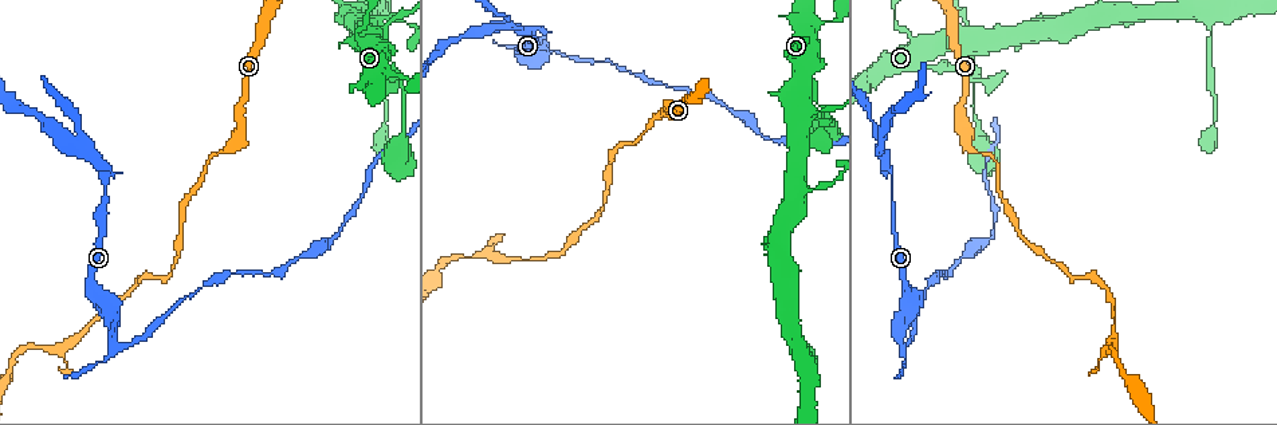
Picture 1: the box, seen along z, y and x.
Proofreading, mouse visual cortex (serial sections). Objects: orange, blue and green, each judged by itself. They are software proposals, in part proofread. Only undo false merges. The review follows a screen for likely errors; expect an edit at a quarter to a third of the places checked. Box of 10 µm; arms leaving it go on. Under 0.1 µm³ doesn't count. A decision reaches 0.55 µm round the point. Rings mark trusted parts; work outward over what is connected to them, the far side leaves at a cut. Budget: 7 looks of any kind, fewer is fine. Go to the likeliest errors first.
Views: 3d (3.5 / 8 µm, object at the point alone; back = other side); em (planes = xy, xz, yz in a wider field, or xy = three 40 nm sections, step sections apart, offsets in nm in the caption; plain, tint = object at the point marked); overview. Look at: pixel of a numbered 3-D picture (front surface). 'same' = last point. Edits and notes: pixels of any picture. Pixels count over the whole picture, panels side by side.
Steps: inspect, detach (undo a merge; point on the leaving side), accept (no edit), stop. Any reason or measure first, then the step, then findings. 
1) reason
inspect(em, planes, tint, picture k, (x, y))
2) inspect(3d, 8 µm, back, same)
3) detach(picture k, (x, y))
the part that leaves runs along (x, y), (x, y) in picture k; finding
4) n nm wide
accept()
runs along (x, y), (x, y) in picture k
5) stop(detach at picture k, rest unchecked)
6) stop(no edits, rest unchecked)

sudden change in width
inspect(3d, 8 µm, picture 1, (113, 335))

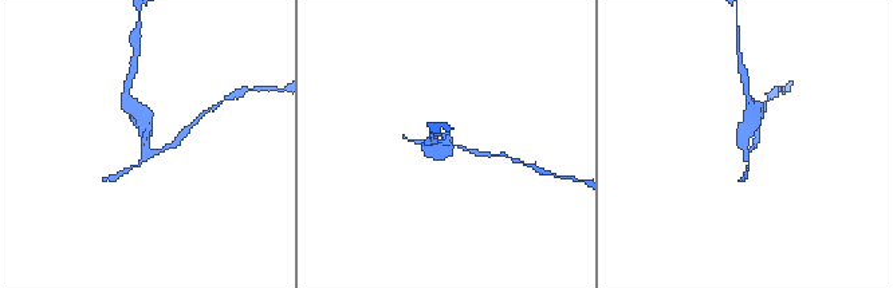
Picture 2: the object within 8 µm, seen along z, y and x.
inspect(em, planes, tint, same)

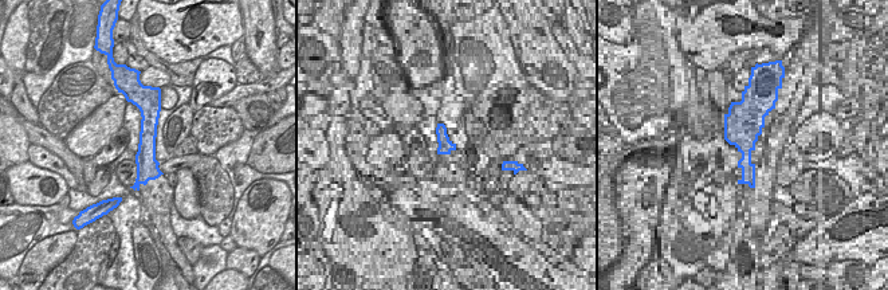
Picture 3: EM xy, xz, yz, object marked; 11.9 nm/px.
260 nm wide
detach(picture 2, (113, 177))
the part that leaves runs along (150, 150), (168, 148), (197, 121) in picture 2; two cells meet here

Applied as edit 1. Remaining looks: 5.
see it whole again
inspect(overview)

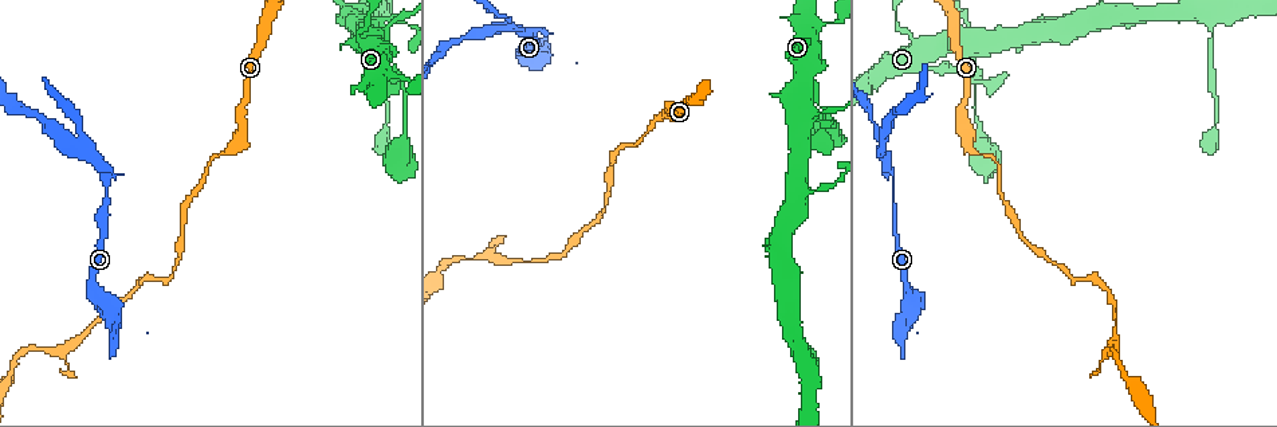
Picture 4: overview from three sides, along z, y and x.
thin neck
inspect(3d, 8 µm, picture 4, (38, 348))

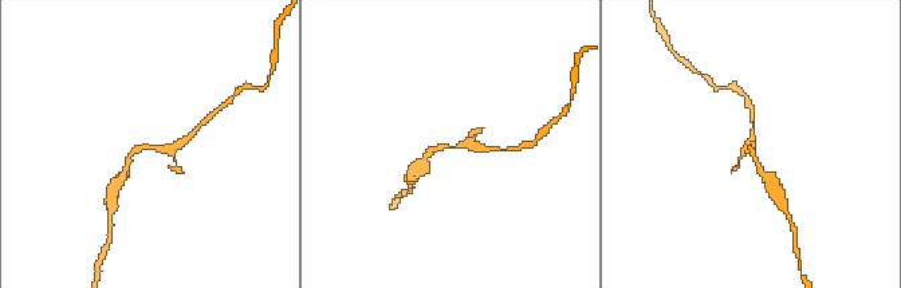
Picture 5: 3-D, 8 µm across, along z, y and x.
now the EM
inspect(em, xy, step 5, tint, same)

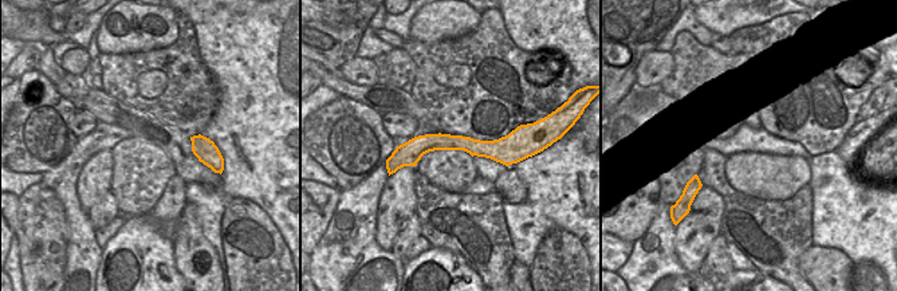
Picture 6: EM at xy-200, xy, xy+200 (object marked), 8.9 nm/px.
accept()
runs along (508, 152), (427, 142), (394, 157) in picture 6; one cell here

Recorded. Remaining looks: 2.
calibre changes
inspect(3d, 8 µm, picture 4, (535, 38))

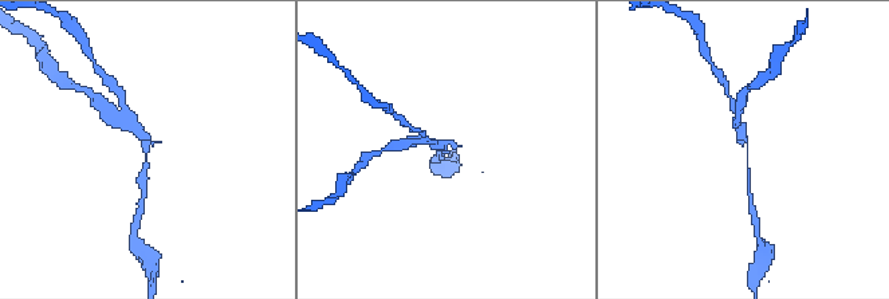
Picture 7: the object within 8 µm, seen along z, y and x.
inspect(em, xy, step 5, tint, same)

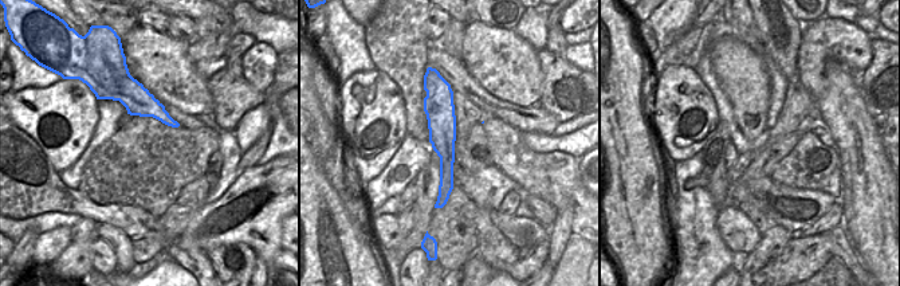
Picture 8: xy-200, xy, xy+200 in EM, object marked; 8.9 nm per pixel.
arms of 150, 250 nm
detach(picture 7, (98, 105))
border along (118, 90), (116, 94), (111, 94) in picture 8; a second cell is stuck on

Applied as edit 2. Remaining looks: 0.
stop(detach at picture 2, detach at picture 7, rest unchecked)

